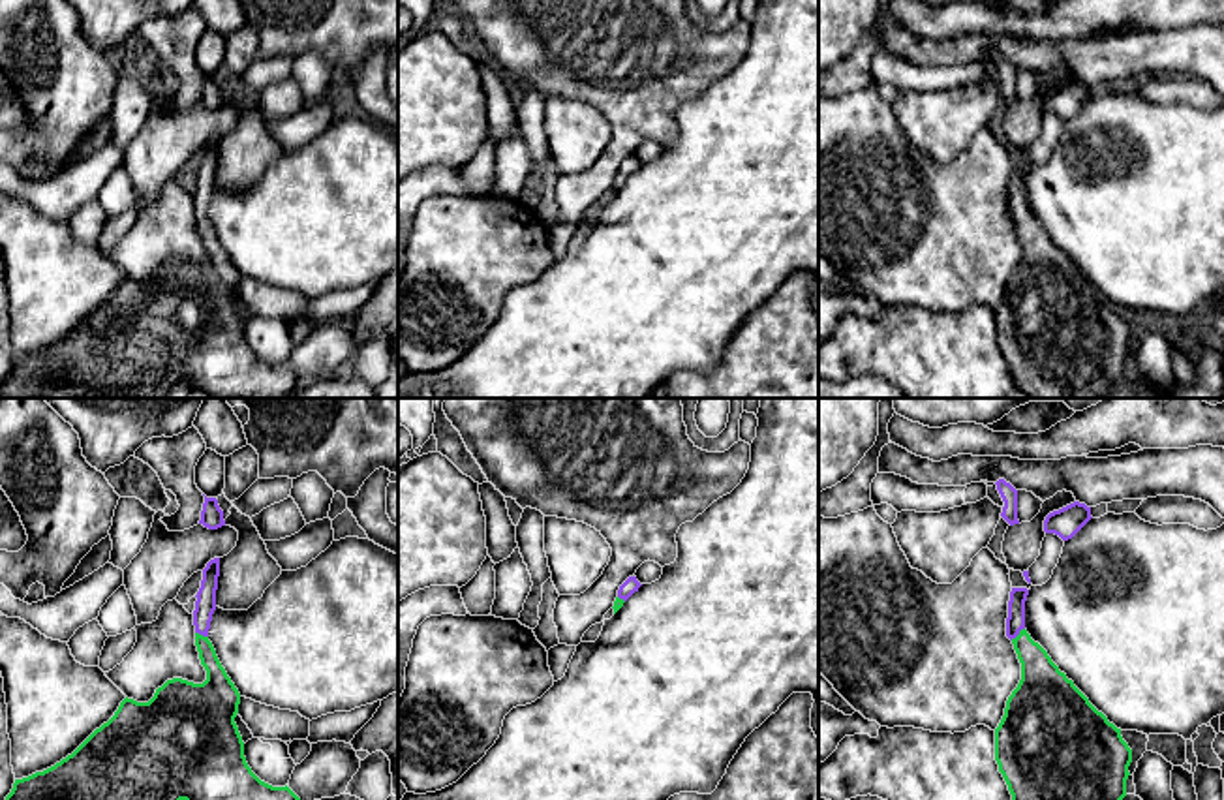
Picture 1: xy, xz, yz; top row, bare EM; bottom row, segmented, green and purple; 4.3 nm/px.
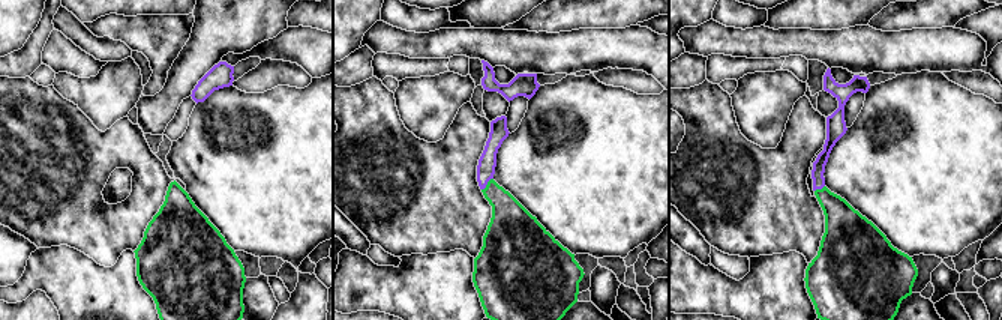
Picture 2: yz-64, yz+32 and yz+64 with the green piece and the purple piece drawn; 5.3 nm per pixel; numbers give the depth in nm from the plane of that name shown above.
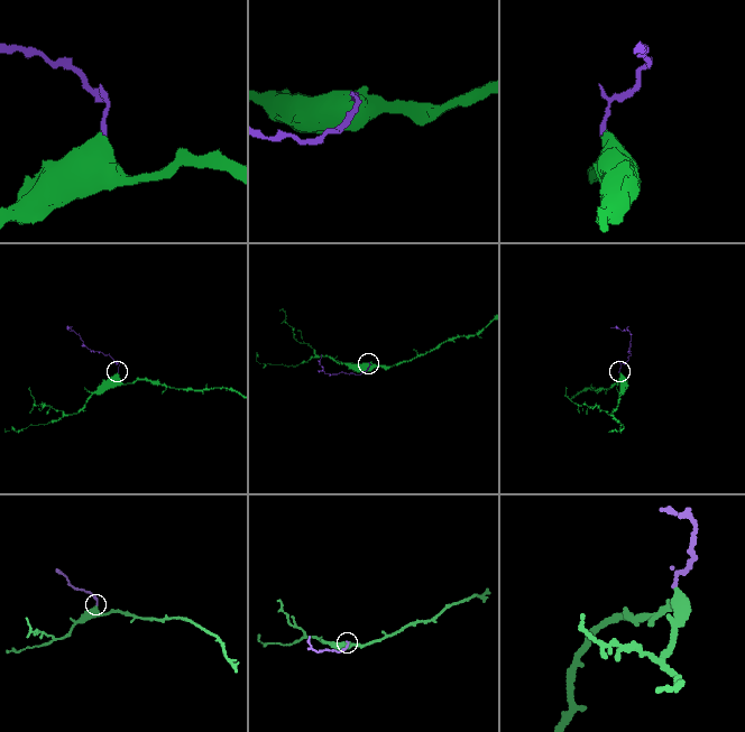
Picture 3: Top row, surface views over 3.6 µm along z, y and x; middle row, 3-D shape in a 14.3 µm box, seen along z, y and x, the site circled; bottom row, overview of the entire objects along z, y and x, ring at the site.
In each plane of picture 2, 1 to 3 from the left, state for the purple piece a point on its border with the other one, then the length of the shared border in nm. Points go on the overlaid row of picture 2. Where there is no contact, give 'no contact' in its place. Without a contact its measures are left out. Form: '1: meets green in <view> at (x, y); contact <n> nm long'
1: no contact
2: meets green in yz+32 at (488, 184); contact 90 nm long
3: meets green in yz+64 at (819, 190); contact 70 nm long

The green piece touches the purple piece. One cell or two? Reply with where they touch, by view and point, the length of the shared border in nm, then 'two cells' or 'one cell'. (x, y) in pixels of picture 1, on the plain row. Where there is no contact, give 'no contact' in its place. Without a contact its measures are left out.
yz (1018, 215) | 80 nm | one cell

